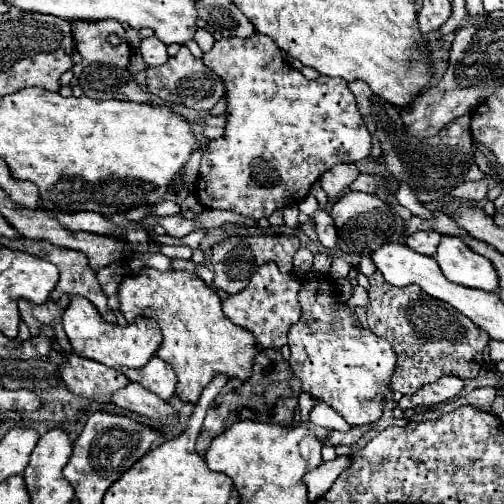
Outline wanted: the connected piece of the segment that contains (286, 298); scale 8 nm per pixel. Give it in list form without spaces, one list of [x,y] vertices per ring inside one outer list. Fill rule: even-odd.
[[[266,263],[252,275],[248,287],[236,295],[228,295],[222,301],[222,307],[232,323],[246,327],[256,337],[258,347],[282,349],[288,343],[290,327],[300,319],[300,305],[296,297],[298,289],[300,281],[294,275],[282,275],[276,263]]]

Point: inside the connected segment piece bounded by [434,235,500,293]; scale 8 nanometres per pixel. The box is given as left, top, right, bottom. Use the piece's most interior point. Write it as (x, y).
(460, 264)

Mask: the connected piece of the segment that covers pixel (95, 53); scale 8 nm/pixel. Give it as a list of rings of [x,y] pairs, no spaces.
[[[110,19],[108,21],[94,21],[94,23],[74,21],[72,23],[72,33],[74,33],[74,39],[76,39],[76,49],[82,55],[82,63],[72,69],[72,71],[76,71],[76,75],[80,75],[80,69],[84,69],[90,63],[108,63],[108,65],[114,65],[114,67],[128,69],[130,57],[132,57],[132,49],[126,43],[124,27],[120,23],[110,21]]]

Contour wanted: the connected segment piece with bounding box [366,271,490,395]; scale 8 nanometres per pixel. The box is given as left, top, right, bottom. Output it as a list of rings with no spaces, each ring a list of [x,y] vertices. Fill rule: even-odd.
[[[380,271],[370,275],[368,293],[368,325],[372,333],[390,341],[392,349],[396,351],[396,371],[390,379],[392,391],[414,395],[420,387],[436,383],[442,375],[458,375],[464,381],[478,375],[482,367],[482,351],[490,337],[470,319],[464,319],[460,311],[448,307],[448,303],[440,299],[426,295],[416,285],[388,285]]]

